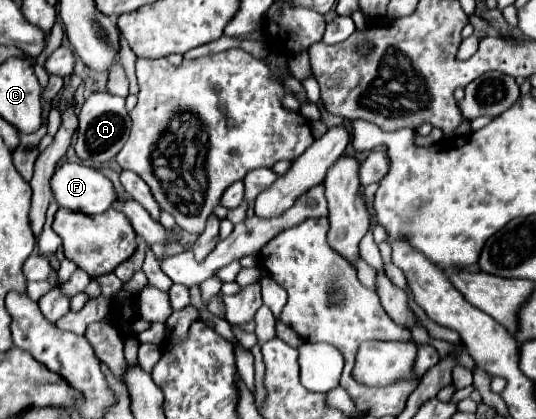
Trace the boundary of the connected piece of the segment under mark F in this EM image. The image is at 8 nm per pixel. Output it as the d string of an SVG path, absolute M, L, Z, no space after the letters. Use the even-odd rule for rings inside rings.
M78 162L60 164L50 180L50 188L58 206L84 214L102 214L116 200L112 182L96 168Z

